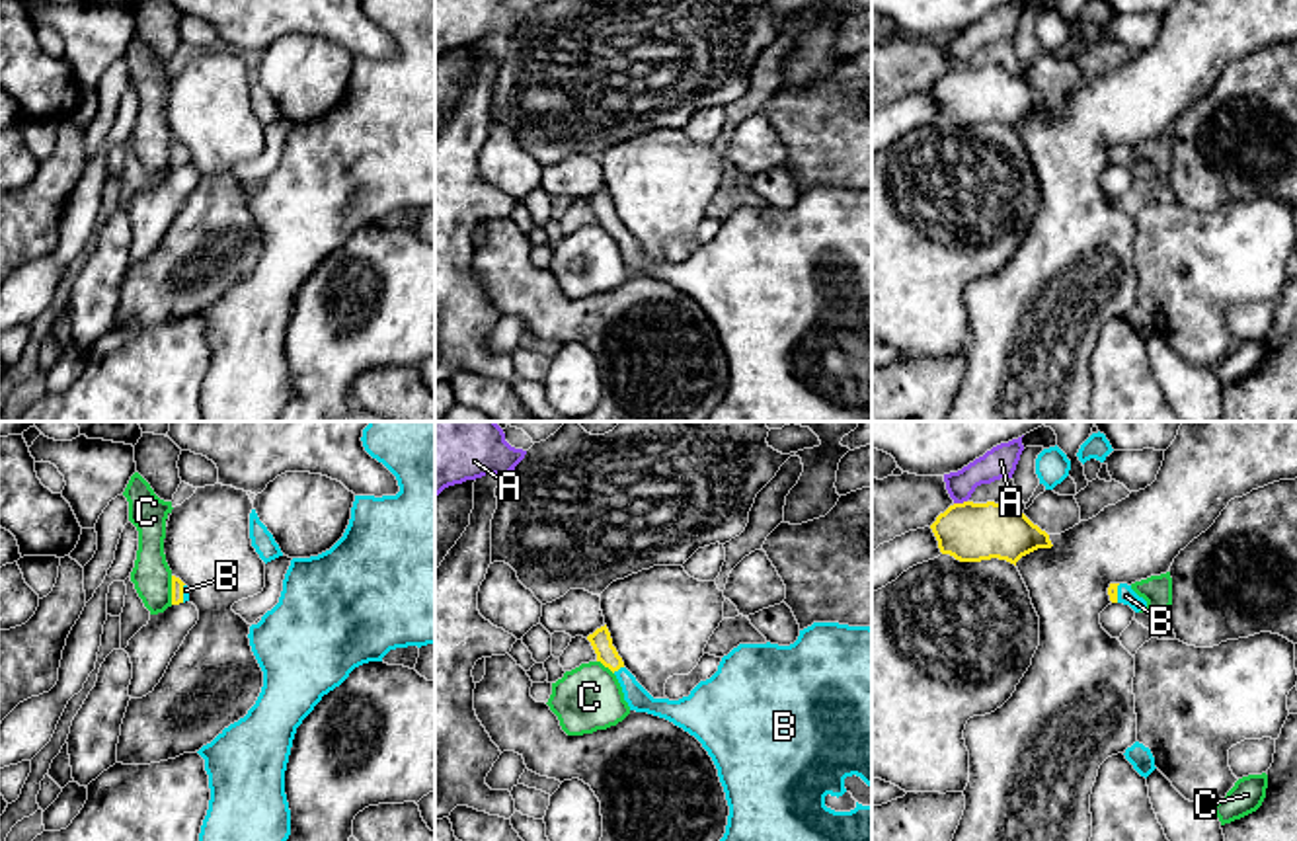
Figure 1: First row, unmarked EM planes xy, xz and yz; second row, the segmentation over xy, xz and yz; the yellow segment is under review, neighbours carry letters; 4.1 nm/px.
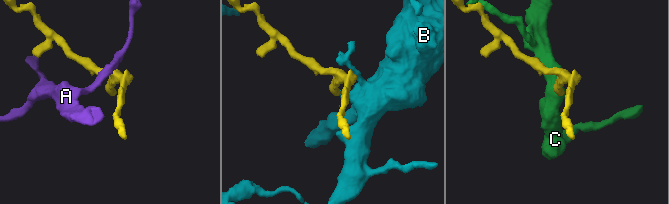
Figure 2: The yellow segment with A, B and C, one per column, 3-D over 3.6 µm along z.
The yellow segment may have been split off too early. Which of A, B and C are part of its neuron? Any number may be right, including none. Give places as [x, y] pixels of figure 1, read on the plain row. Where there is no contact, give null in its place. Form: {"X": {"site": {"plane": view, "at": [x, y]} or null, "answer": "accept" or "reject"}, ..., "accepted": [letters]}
{"A": {"site": {"plane": "yz", "at": [960, 67]}, "answer": "reject"}, "B": {"site": {"plane": "xz", "at": [617, 233]}, "answer": "accept"}, "C": {"site": {"plane": "xy", "at": [172, 153]}, "answer": "reject"}, "accepted": ["B"]}

